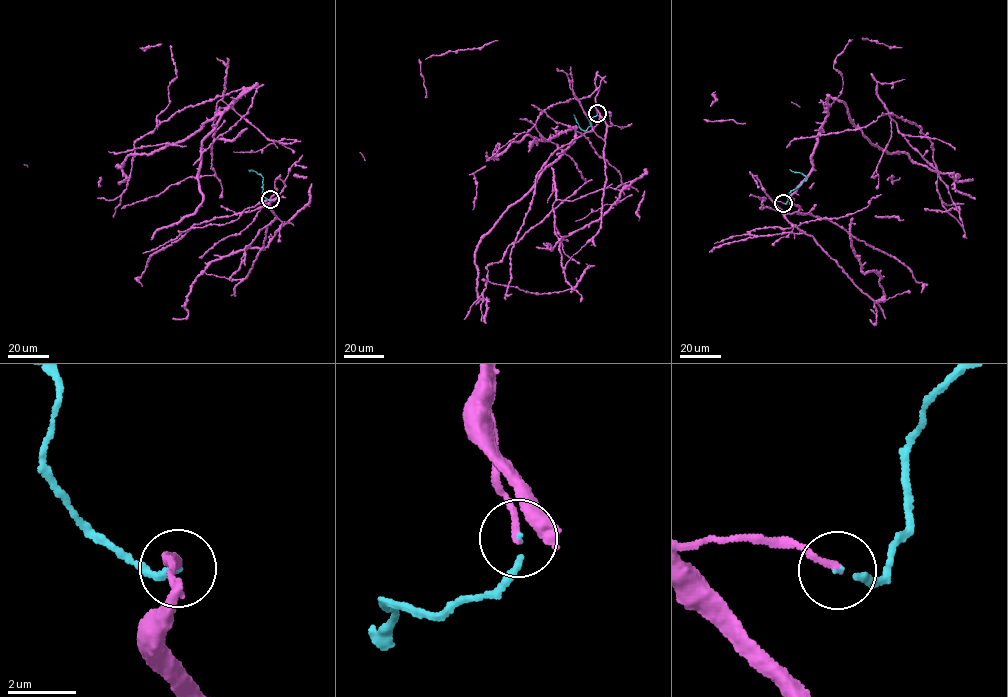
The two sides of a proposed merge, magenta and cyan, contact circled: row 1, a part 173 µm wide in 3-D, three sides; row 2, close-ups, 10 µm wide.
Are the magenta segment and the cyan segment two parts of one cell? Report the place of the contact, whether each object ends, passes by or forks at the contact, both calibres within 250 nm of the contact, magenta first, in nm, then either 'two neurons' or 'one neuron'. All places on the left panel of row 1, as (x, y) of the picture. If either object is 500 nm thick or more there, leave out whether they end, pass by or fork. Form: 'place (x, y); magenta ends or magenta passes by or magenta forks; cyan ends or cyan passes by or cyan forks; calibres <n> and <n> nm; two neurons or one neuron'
place (270, 199); magenta ends; cyan ends; calibres 200 and 140 nm; one neuron

